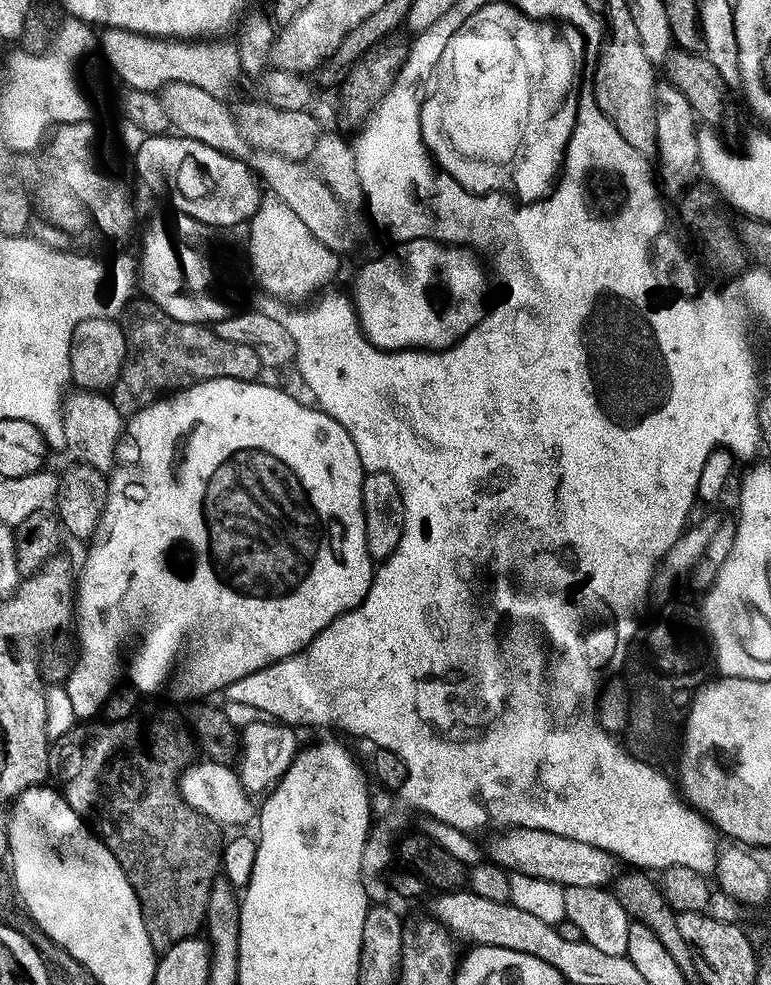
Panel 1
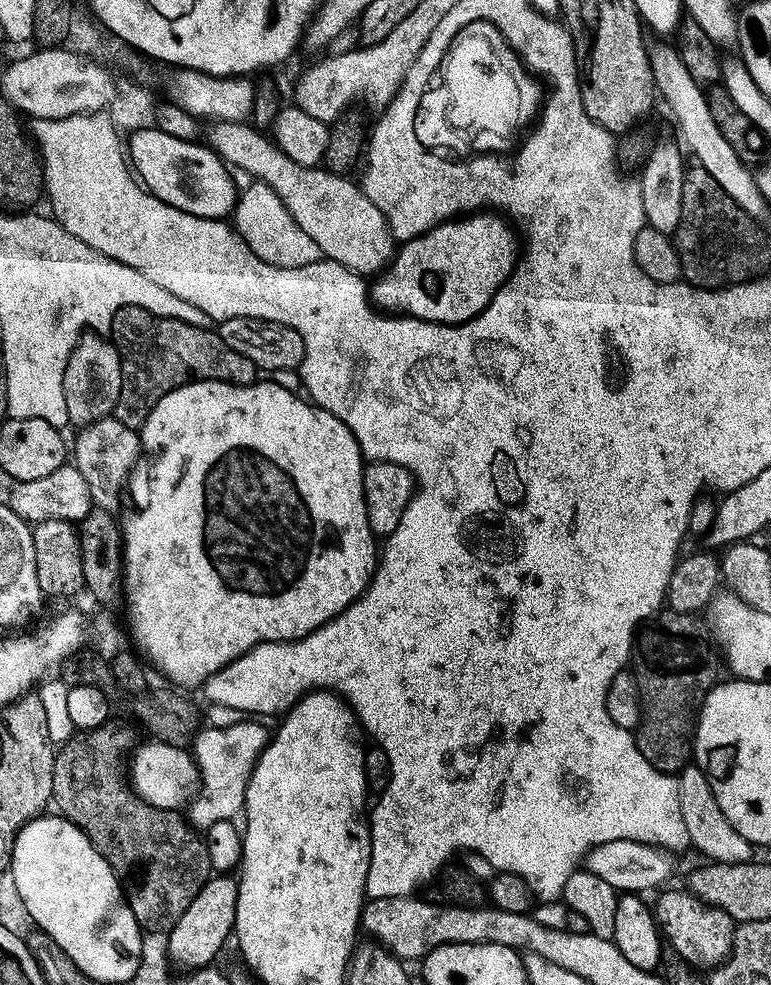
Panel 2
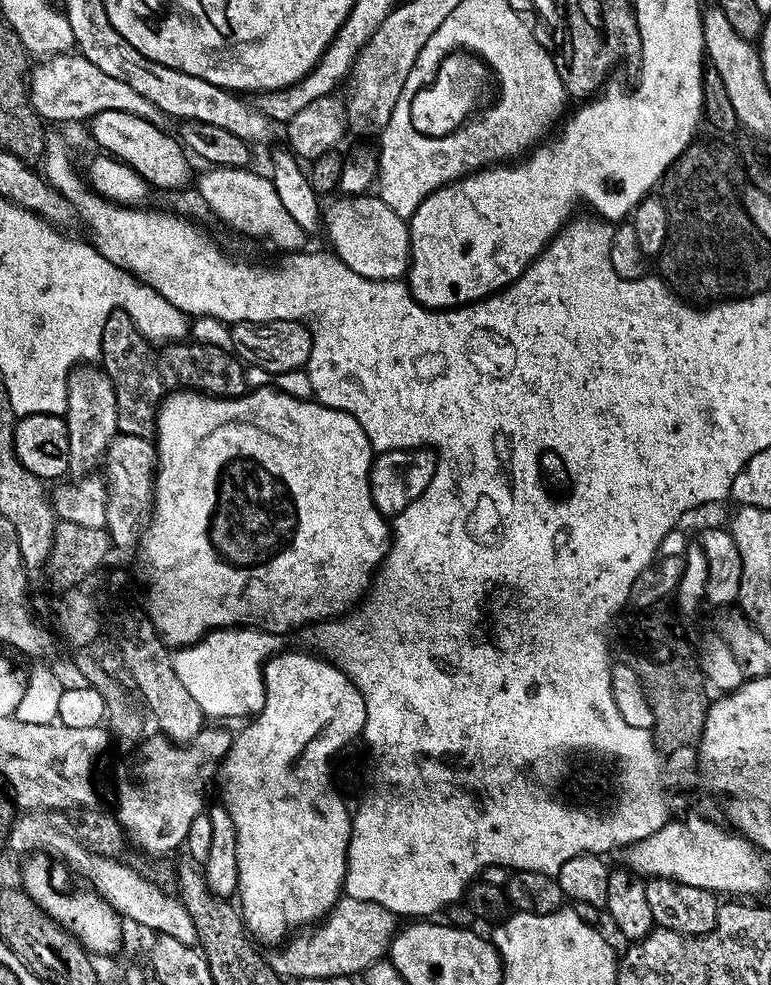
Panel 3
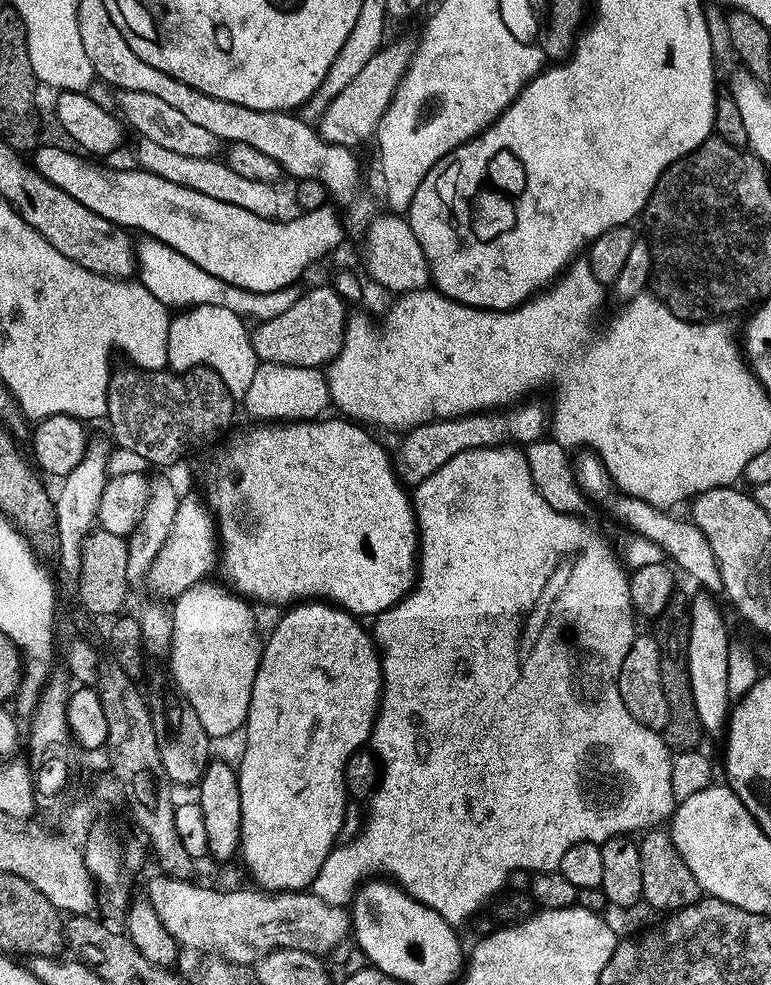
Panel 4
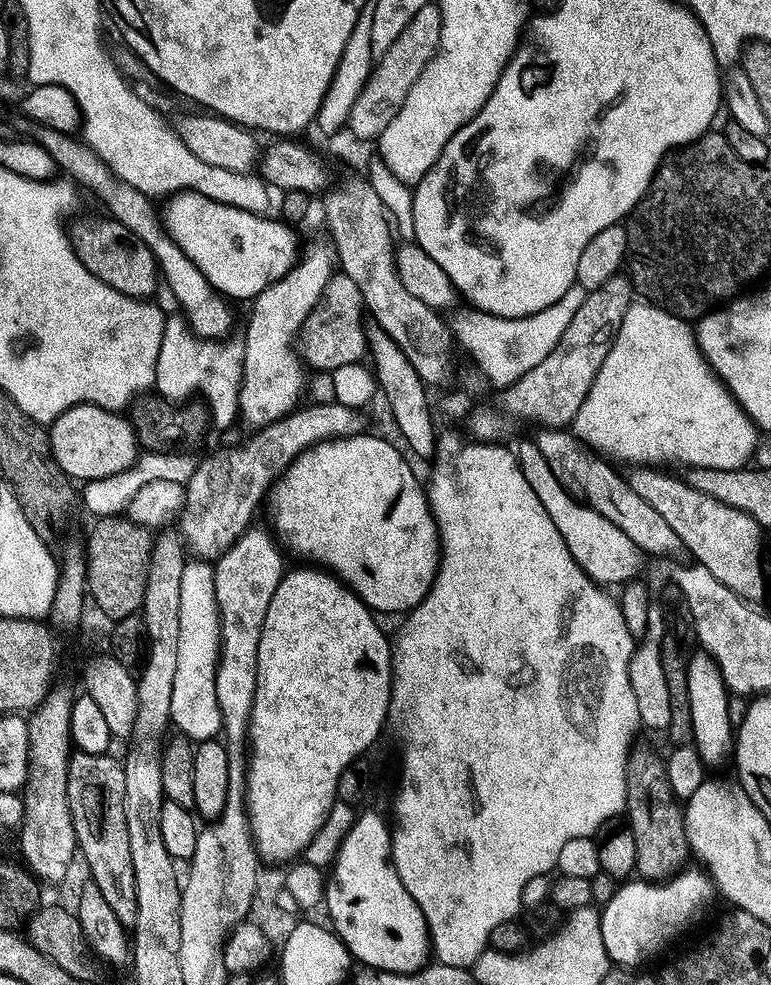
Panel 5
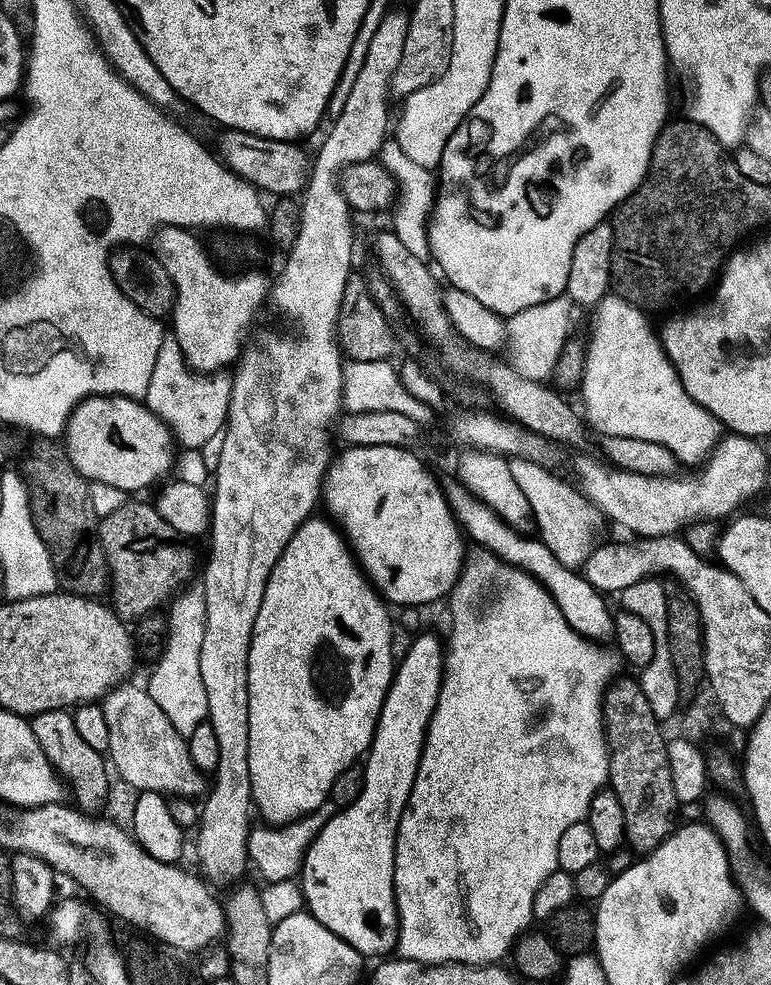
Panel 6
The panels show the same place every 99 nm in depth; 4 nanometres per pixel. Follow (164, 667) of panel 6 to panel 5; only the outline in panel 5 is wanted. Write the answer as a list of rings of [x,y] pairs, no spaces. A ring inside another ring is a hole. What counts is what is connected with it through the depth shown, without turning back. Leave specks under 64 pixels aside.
[[[199,558],[189,559],[182,570],[182,612],[178,614],[178,670],[174,670],[174,690],[170,698],[170,710],[171,723],[180,731],[177,733],[183,734],[192,742],[210,740],[219,737],[222,732],[220,713],[216,710],[216,662],[220,650],[220,612],[216,609],[214,594],[215,573],[216,569],[209,561]]]

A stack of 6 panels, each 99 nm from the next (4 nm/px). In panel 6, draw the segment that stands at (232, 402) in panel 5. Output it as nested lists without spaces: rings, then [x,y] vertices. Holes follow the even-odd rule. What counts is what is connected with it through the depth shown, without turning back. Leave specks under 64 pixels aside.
[[[168,334],[158,350],[158,358],[150,374],[150,386],[144,391],[142,400],[171,428],[175,443],[181,449],[204,450],[212,439],[215,441],[225,431],[231,393],[232,381],[227,375],[193,372],[185,362],[175,336]]]

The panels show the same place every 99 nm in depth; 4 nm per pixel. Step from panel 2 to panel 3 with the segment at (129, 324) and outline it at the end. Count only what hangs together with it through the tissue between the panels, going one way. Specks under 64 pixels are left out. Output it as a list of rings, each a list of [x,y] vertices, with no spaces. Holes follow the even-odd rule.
[[[114,312],[104,328],[104,341],[100,343],[102,367],[114,382],[114,390],[118,398],[117,433],[122,436],[151,437],[156,431],[156,415],[160,413],[160,405],[168,396],[181,390],[191,390],[206,396],[222,396],[231,398],[242,396],[249,391],[245,365],[240,358],[228,348],[218,348],[213,344],[199,342],[177,342],[157,346],[147,340],[134,326],[134,322],[125,312]]]

